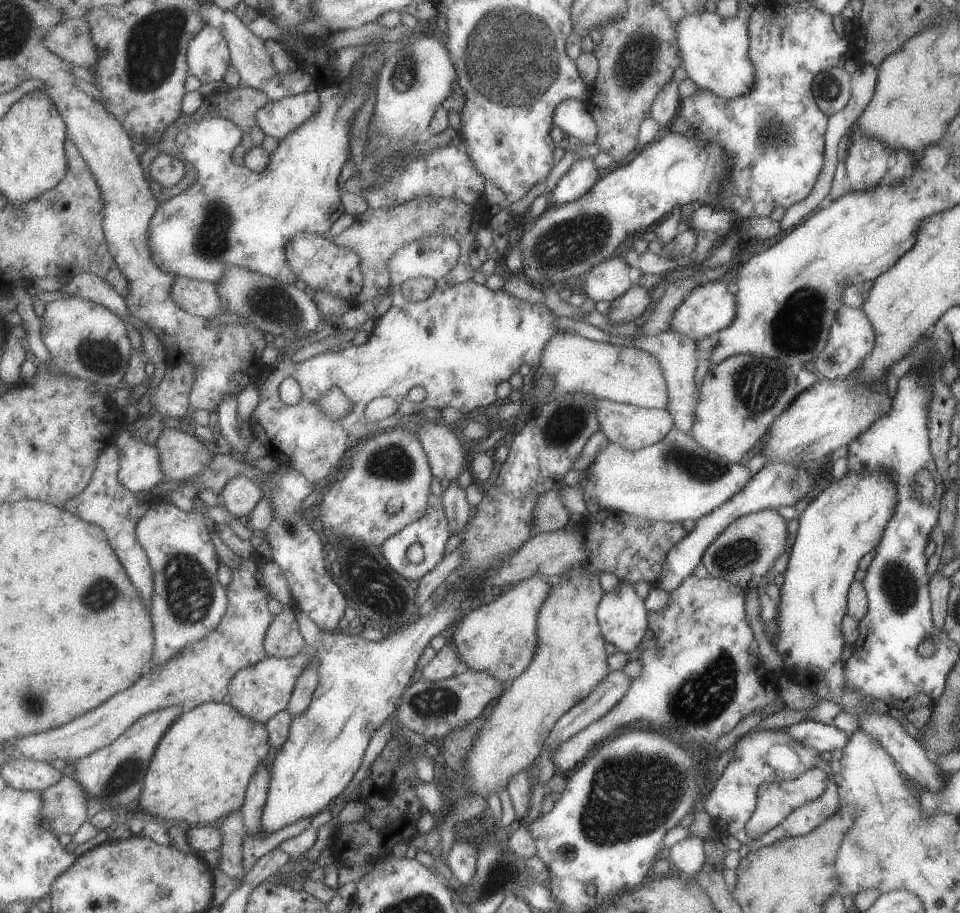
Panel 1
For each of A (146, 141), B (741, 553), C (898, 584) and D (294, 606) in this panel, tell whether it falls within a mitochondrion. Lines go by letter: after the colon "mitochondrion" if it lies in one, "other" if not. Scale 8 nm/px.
A: other
B: mitochondrion
C: mitochondrion
D: other

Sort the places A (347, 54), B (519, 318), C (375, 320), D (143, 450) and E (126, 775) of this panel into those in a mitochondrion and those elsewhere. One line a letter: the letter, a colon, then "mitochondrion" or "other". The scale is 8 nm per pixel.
A: other
B: other
C: other
D: other
E: mitochondrion

